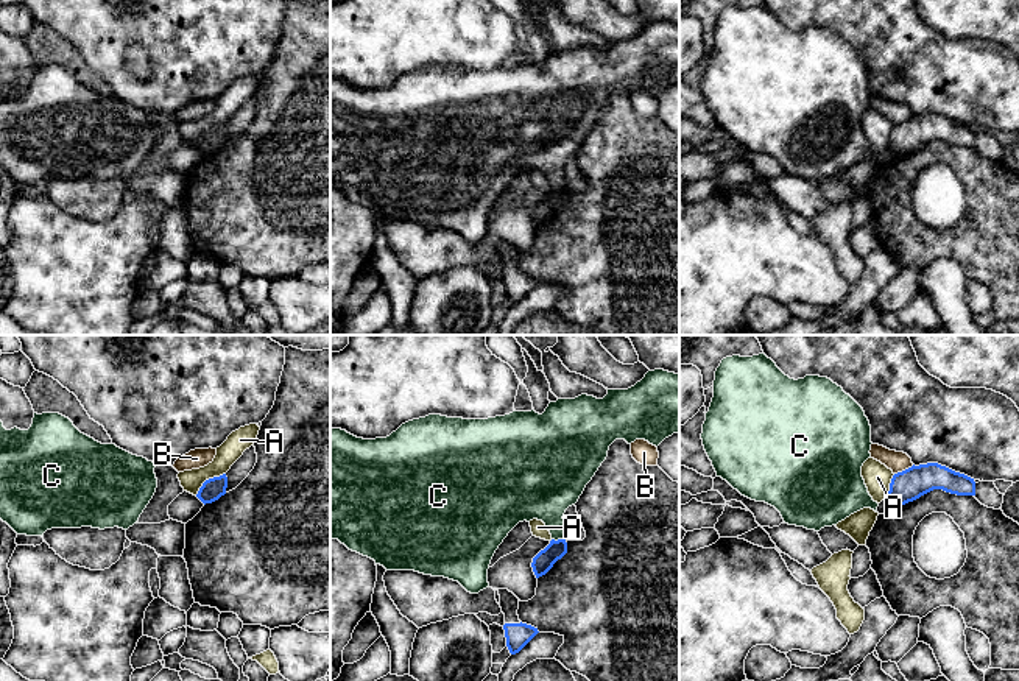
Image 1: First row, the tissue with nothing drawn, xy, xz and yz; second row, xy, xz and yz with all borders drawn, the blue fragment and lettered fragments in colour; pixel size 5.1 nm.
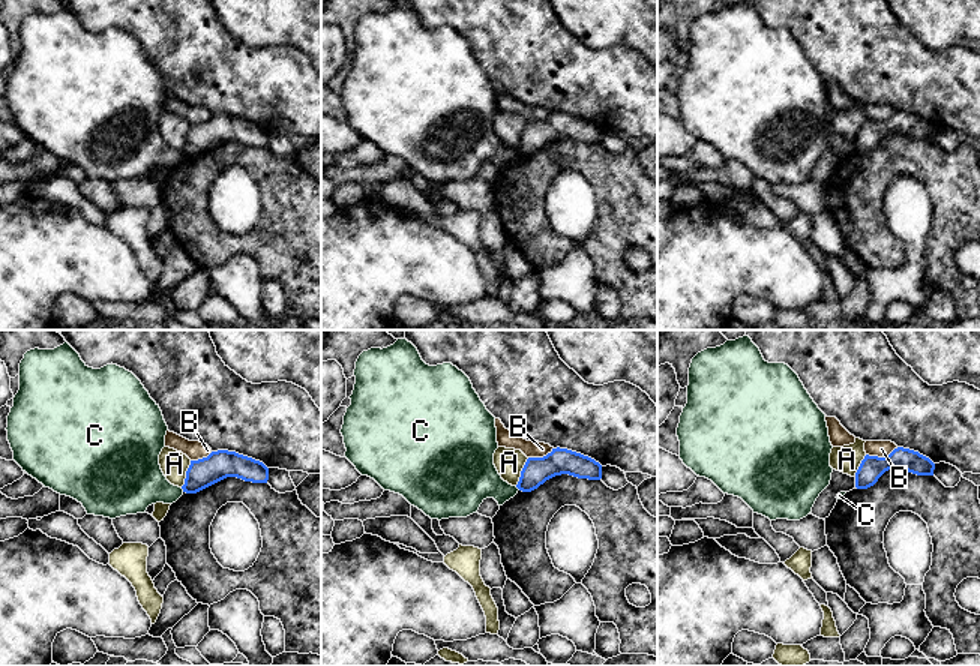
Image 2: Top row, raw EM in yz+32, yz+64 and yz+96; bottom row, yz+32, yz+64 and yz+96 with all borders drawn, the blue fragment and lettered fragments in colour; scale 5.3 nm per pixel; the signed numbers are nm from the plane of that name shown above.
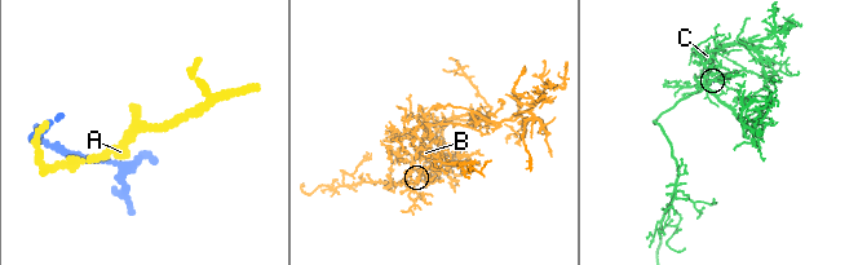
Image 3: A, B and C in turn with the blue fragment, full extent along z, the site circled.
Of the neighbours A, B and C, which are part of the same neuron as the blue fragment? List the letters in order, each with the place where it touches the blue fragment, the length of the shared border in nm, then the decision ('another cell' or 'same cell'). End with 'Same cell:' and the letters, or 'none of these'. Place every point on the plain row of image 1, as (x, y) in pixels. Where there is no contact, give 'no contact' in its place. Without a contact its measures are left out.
A: xy (209, 130) | 200 nm | another cell
B: yz (906, 120) | 120 nm | another cell
C: xz (558, 190) | 60 nm | another cell
Same cell: none of these

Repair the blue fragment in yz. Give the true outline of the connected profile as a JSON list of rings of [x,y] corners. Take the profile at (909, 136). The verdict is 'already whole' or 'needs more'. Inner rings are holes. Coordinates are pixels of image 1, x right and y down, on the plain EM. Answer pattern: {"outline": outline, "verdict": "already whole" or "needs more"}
{"outline": [[[938,114],[913,115],[893,126],[888,150],[896,156],[905,156],[933,140],[957,146],[975,146],[975,132]]], "verdict": "already whole"}

